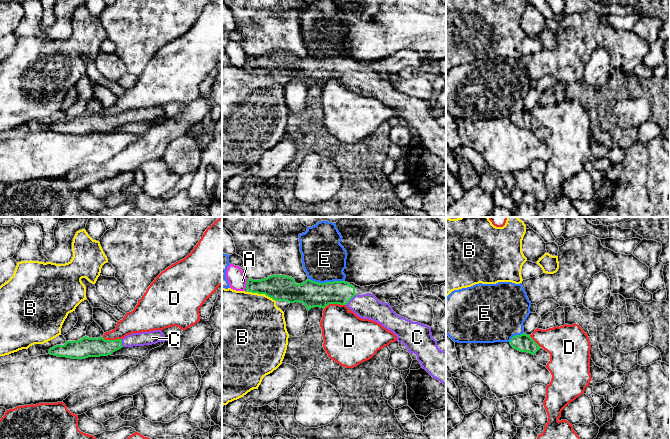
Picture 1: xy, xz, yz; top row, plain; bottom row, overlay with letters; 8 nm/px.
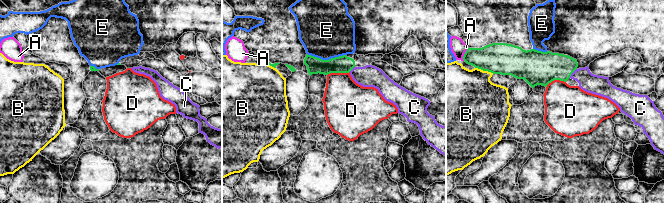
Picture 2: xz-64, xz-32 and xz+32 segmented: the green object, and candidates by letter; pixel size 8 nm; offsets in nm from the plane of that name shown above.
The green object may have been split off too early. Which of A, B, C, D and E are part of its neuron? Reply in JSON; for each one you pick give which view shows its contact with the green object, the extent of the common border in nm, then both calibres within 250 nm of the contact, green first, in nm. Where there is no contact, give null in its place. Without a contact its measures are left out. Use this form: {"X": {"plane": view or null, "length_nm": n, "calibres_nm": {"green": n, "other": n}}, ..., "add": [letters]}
{"C": {"plane": "xz", "length_nm": 120, "calibres_nm": {"green": 190, "other": 200}}, "add": ["C"]}

